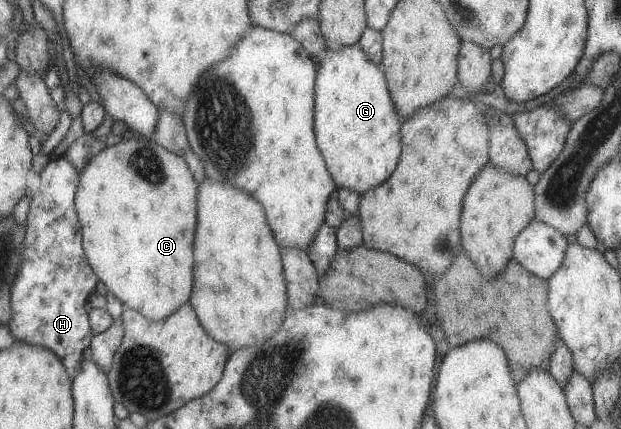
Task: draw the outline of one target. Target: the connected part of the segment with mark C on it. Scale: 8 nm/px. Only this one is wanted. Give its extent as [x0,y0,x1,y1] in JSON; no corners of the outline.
[75,136,198,321]

